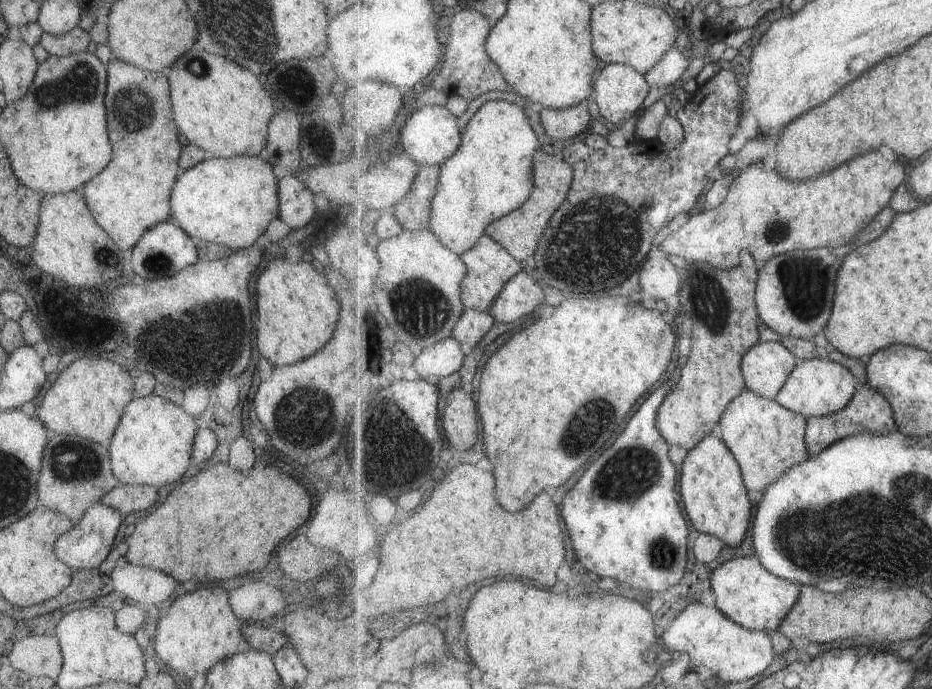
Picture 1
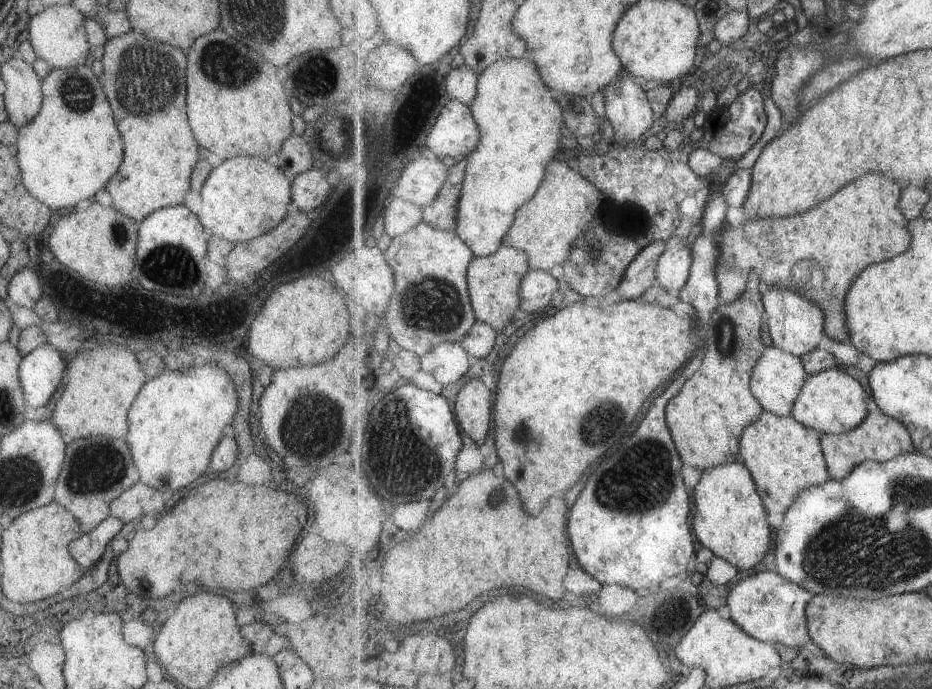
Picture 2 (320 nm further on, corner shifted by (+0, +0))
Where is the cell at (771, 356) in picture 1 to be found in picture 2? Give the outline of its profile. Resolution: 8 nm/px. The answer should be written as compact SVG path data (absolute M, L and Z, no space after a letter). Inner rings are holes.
M772 346L766 348L752 374L752 391L765 410L782 417L793 417L793 407L808 380L809 374L801 357Z

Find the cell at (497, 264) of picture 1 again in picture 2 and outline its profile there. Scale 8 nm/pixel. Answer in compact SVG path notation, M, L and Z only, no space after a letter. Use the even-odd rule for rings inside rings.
M503 244L492 255L484 257L476 255L468 268L468 281L478 320L489 323L497 332L503 330L507 324L511 324L515 310L520 308L521 281L530 269L528 254L517 247L508 247Z

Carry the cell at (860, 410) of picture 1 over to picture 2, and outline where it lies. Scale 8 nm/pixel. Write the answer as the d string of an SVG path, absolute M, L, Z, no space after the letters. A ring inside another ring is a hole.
M870 412L868 417L851 432L838 435L823 433L822 449L828 462L831 479L843 480L862 462L877 461L884 463L899 455L914 453L916 446L912 434L909 434L909 429L902 422L884 412L882 414Z

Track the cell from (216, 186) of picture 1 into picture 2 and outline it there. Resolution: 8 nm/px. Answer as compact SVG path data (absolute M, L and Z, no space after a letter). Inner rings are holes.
M243 155L221 162L211 170L203 188L202 205L196 214L207 234L215 234L232 245L247 242L272 228L286 215L290 200L289 179L271 159Z

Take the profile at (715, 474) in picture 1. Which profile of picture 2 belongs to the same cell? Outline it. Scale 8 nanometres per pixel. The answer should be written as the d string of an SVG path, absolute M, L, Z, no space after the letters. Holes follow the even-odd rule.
M733 461L702 471L700 482L694 488L694 534L717 557L740 569L755 568L767 556L773 537L768 518L752 471L743 462Z

